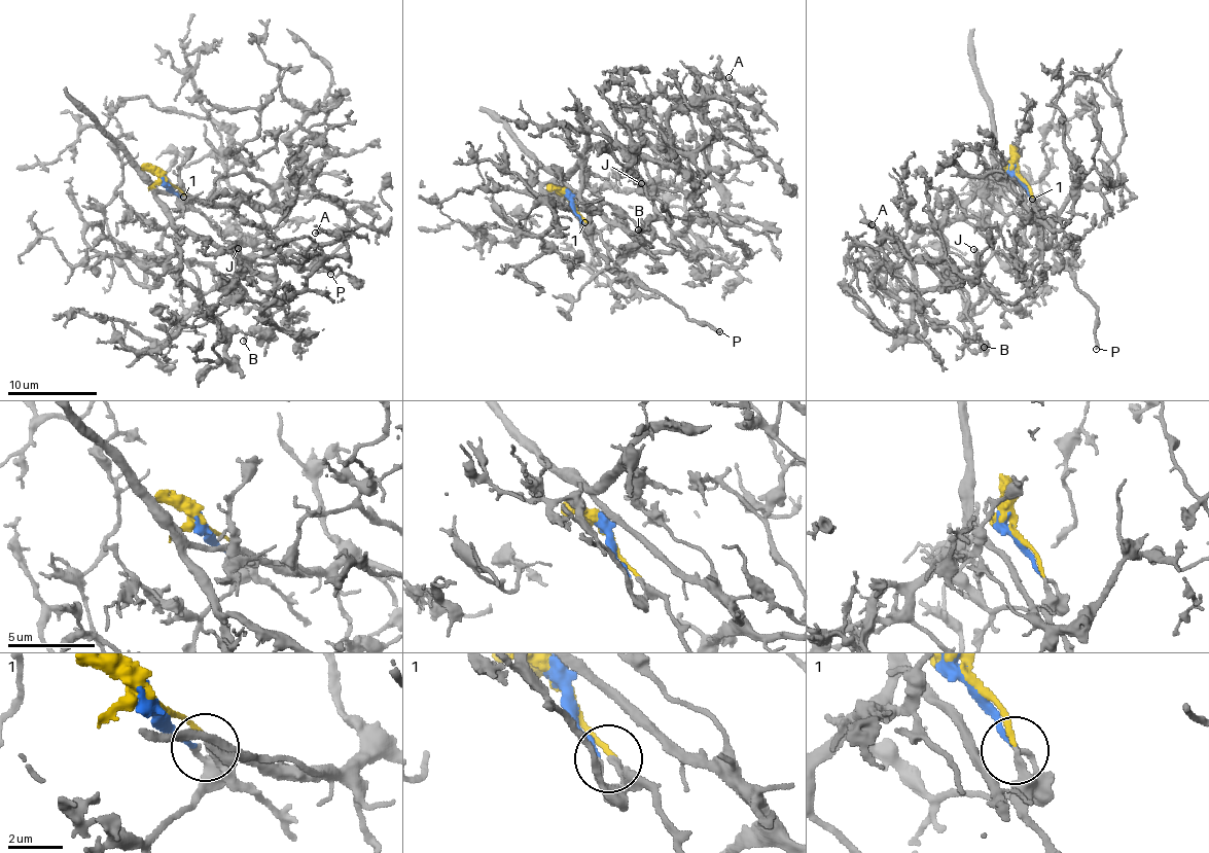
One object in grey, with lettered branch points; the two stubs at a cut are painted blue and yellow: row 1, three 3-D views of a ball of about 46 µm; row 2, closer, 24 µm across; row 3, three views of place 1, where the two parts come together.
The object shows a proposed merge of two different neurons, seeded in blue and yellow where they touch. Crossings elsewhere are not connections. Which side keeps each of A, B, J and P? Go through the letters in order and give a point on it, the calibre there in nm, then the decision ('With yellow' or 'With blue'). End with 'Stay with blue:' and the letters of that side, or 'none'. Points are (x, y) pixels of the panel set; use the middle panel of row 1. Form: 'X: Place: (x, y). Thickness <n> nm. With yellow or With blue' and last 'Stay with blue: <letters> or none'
A: Place: (729, 77). Thickness 100 nm. With blue
B: Place: (638, 229). Thickness 220 nm. With blue
J: Place: (641, 183). Thickness 280 nm. With blue
P: Place: (719, 331). Thickness 260 nm. With yellow
Stay with blue: A, B, J

